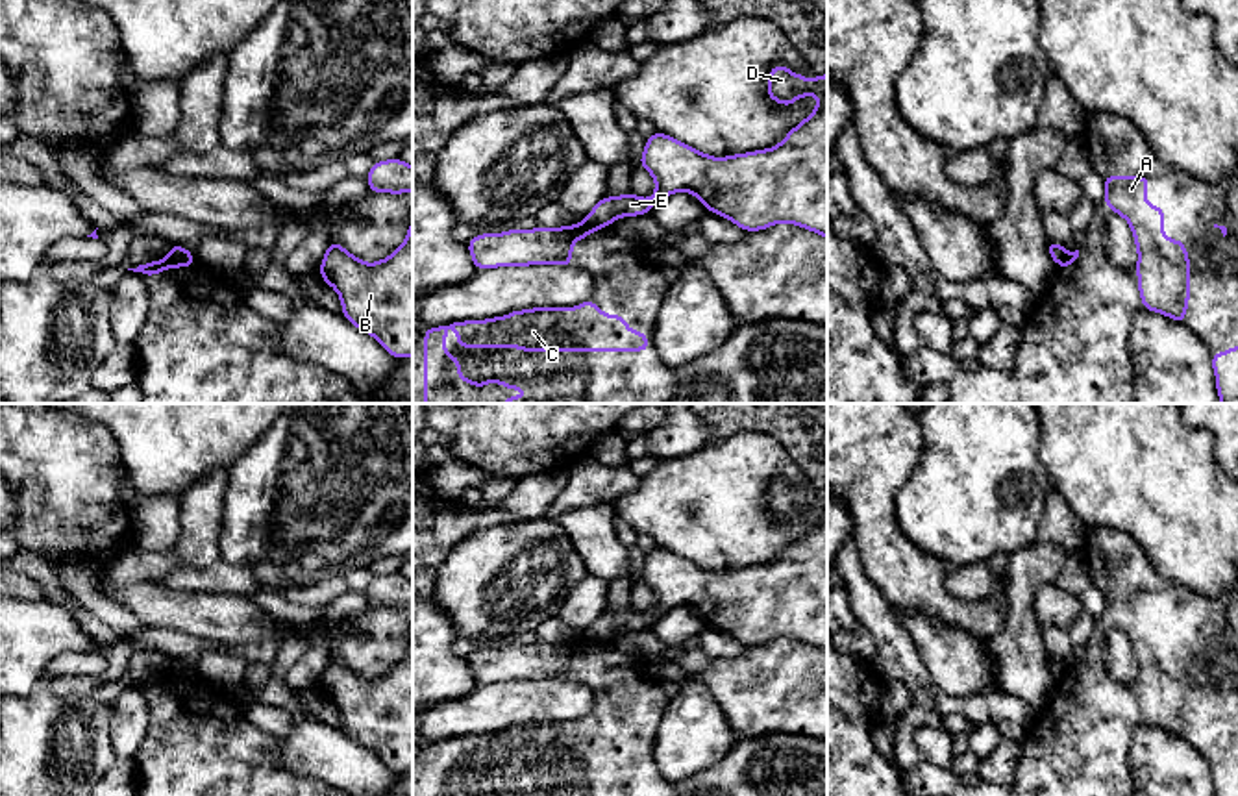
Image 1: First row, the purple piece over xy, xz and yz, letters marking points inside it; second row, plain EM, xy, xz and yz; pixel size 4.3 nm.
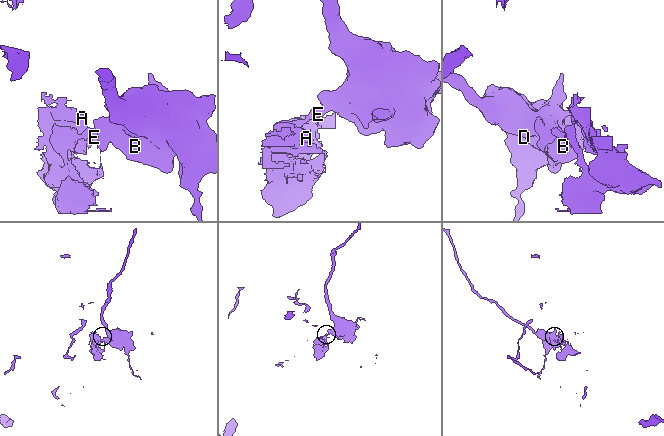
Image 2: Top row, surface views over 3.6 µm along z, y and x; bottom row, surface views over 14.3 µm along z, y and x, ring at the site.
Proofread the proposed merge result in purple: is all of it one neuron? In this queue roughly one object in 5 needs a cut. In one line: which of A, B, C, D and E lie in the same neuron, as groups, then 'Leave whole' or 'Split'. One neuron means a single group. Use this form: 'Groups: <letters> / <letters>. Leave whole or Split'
Groups: A C / B D E. Split

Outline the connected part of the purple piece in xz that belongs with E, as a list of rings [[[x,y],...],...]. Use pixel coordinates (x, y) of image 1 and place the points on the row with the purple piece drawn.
[[[777,63],[768,74],[766,93],[770,100],[785,107],[809,94],[816,94],[818,104],[774,148],[725,157],[707,155],[683,141],[655,131],[646,139],[638,159],[640,167],[655,180],[653,196],[640,198],[633,191],[622,196],[603,196],[583,220],[601,230],[622,217],[651,213],[657,202],[674,193],[690,193],[709,213],[731,220],[746,233],[786,222],[827,239],[827,74],[809,80]]]

